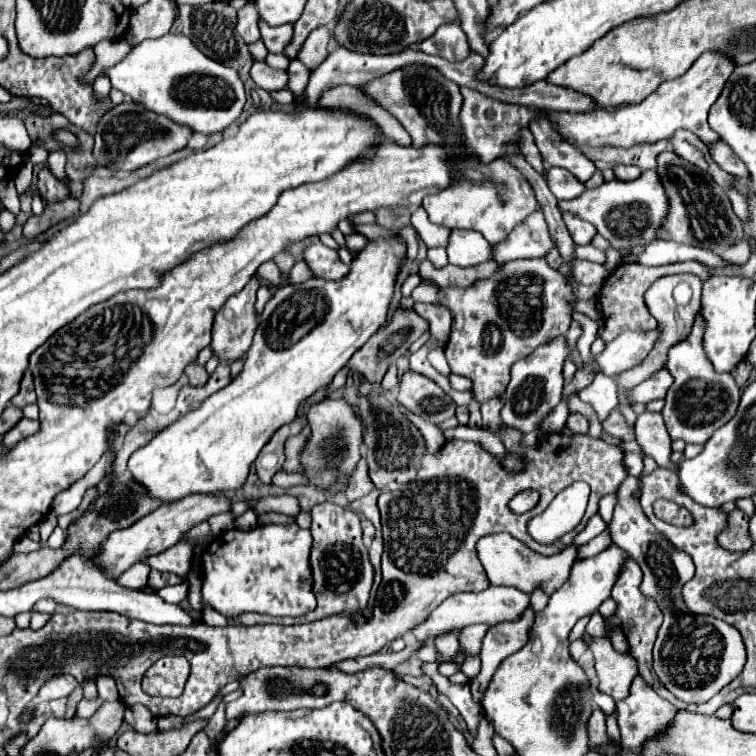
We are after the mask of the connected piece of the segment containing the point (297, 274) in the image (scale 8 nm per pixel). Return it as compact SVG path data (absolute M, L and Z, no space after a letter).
M295 262L295 266L291 268L291 282L295 284L295 282L303 282L303 280L309 280L309 278L313 278L315 274L311 272L311 268L307 266L307 262Z

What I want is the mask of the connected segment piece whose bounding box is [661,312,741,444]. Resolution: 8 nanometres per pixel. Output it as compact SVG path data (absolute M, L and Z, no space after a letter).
M697 312L689 336L669 348L665 362L665 368L671 372L675 382L665 396L661 414L671 440L679 438L687 444L705 444L715 430L719 430L725 422L729 422L729 418L733 418L741 396L733 376L727 372L719 374L715 372L713 364L709 364L709 358L703 350L703 334L705 318L701 312Z

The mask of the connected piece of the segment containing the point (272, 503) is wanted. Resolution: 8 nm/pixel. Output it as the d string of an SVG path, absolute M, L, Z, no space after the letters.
M283 494L283 496L263 496L259 500L259 504L255 506L255 512L259 514L259 512L267 512L267 510L269 512L281 512L281 514L287 514L287 516L293 516L293 518L295 518L295 514L301 512L299 500L295 496L287 496L287 494Z

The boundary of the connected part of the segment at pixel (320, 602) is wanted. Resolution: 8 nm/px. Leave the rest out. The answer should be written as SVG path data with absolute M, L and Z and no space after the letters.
M317 504L311 510L311 570L313 570L313 592L317 596L317 608L301 617L272 617L263 614L239 614L235 618L225 618L211 606L203 610L203 622L209 626L255 626L257 624L280 624L290 626L321 620L339 612L349 612L351 618L361 620L369 602L369 592L373 584L373 566L369 562L369 552L363 544L363 530L359 516L351 508L337 504Z

